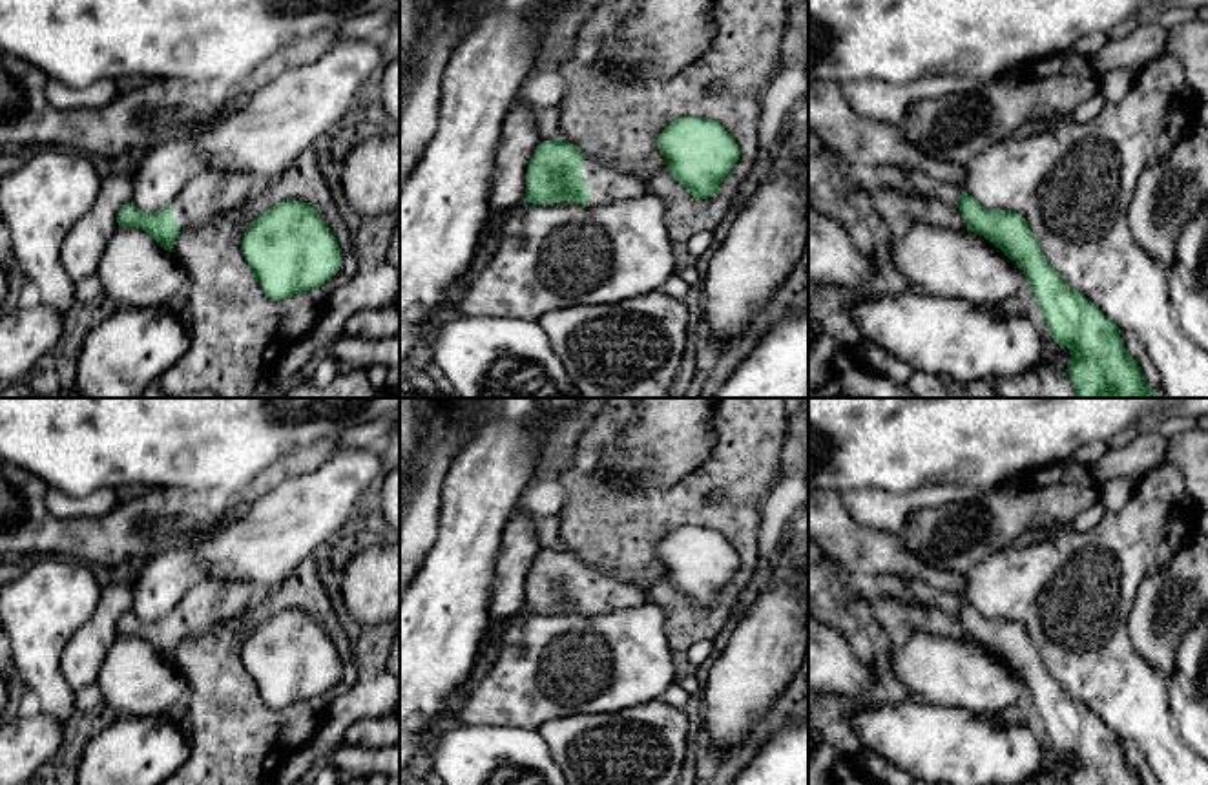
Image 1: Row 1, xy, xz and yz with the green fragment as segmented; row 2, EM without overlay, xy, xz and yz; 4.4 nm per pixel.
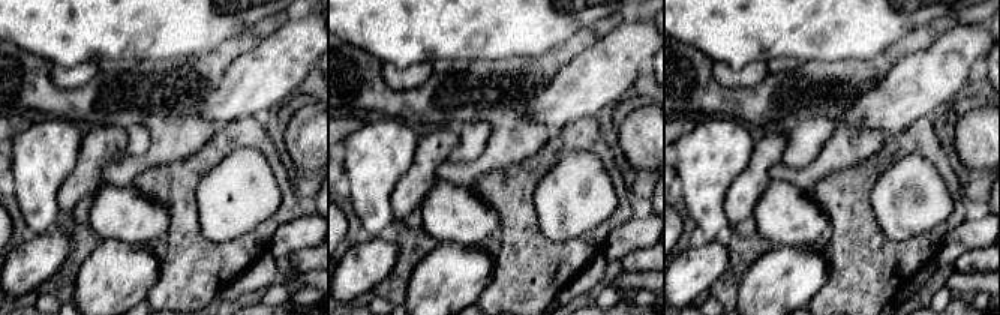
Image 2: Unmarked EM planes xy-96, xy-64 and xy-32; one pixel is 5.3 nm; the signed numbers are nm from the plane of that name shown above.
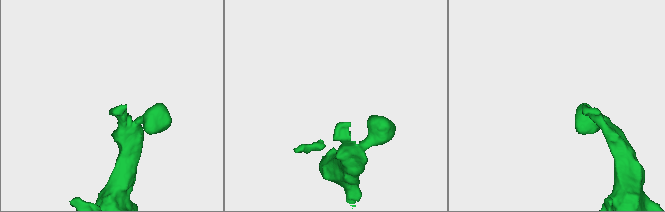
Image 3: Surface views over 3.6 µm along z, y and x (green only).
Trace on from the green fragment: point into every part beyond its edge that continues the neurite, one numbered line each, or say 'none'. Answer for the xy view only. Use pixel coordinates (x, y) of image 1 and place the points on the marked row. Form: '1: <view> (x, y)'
1: xy (210, 194)

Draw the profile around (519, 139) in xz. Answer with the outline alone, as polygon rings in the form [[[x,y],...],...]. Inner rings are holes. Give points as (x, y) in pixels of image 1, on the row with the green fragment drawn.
[[[516,99],[502,122],[496,146],[495,173],[489,194],[491,221],[526,199],[526,173],[529,161],[542,142],[535,122],[535,108]]]

